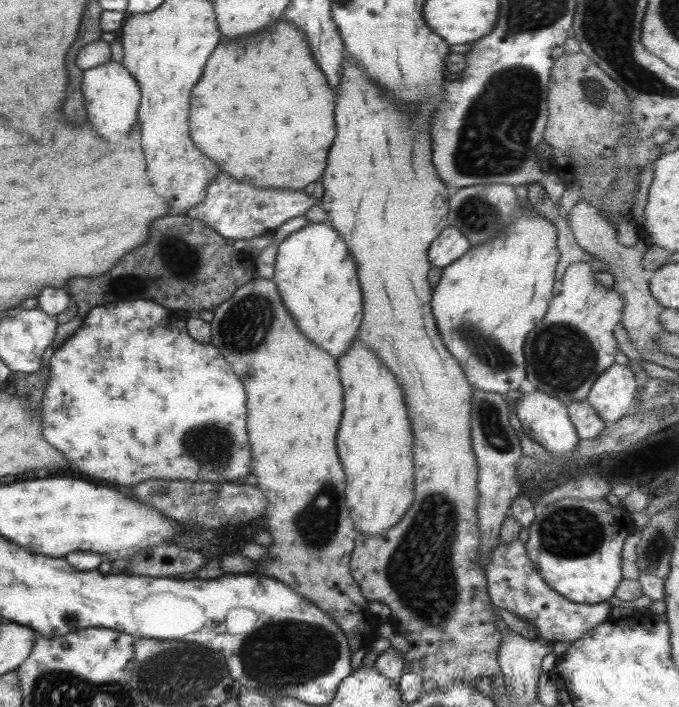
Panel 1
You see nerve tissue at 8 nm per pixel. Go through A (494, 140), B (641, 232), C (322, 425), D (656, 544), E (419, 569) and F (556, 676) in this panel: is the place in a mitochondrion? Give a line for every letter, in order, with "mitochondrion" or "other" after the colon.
A: mitochondrion
B: other
C: other
D: mitochondrion
E: mitochondrion
F: other

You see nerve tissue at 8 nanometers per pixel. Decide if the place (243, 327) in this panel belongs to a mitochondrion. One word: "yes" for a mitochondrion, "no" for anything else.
yes

